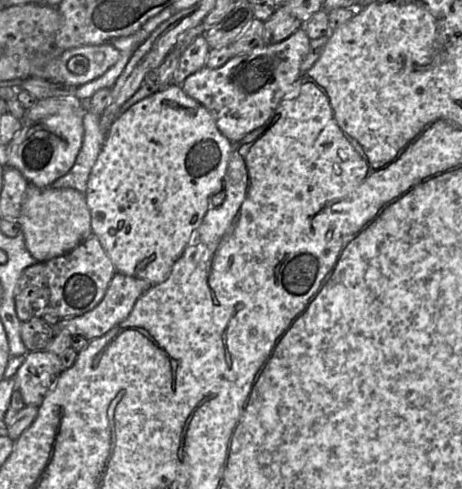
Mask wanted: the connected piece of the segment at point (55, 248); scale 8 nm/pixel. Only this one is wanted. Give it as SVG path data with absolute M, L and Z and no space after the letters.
M28 184L18 221L24 234L26 248L40 263L72 251L92 235L91 214L86 194L73 188L39 188Z

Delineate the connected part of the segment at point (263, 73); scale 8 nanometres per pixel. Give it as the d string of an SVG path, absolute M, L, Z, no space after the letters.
M304 27L285 40L259 45L249 53L237 55L217 69L204 66L185 79L181 87L213 116L219 131L232 143L263 126L281 101L302 77L301 64L308 54L310 39Z

